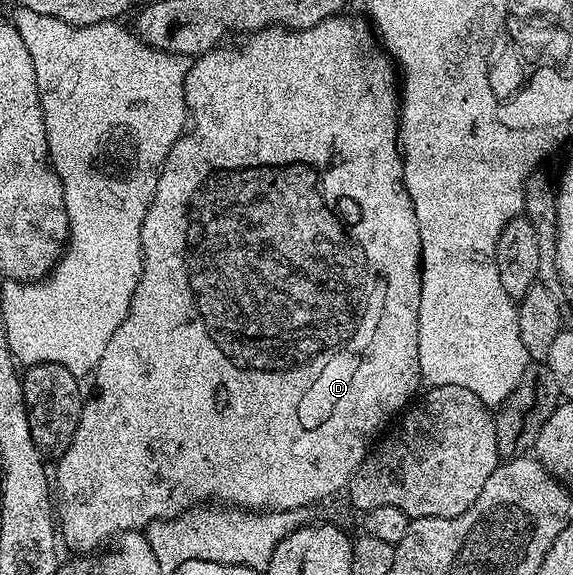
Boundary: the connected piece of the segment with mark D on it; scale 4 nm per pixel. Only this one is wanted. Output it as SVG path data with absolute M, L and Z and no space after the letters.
M344 16L327 17L322 23L305 29L286 29L283 27L260 29L257 33L245 36L241 40L244 42L237 49L217 47L211 49L209 53L200 54L189 64L188 74L184 77L184 98L188 103L190 128L174 143L170 155L160 166L160 178L156 184L154 199L148 209L142 229L142 255L144 256L142 275L138 279L138 287L132 296L130 311L126 315L126 319L122 319L118 331L114 331L114 335L110 335L110 343L106 343L106 351L102 351L102 359L96 364L94 370L96 397L89 396L85 400L84 410L78 423L78 431L74 431L74 439L70 443L70 447L59 458L60 466L57 467L56 473L54 469L54 497L58 502L58 533L63 544L65 541L73 549L71 551L73 554L95 554L101 547L115 542L123 537L125 533L147 530L151 521L166 521L168 518L176 517L190 508L200 507L211 502L208 501L211 497L216 501L224 501L220 503L227 503L229 506L239 507L244 511L307 510L307 505L316 505L319 501L334 496L339 489L340 492L347 490L348 484L352 481L352 476L356 474L358 467L368 456L374 442L381 436L380 428L392 416L395 418L417 396L416 388L421 388L422 385L420 368L418 367L420 232L418 231L418 219L412 206L412 200L404 189L404 162L400 155L399 143L400 89L398 88L398 69L387 52L379 51L380 53L378 53L376 51L374 33L367 20L361 19L359 16L356 16L357 18Z

